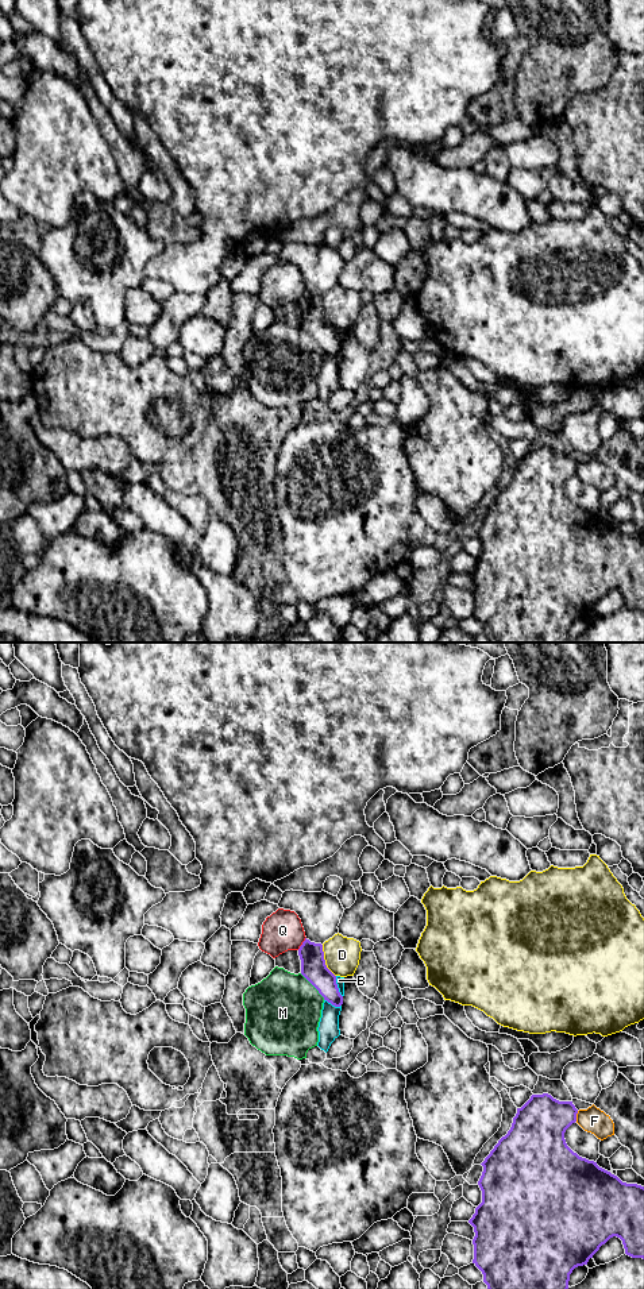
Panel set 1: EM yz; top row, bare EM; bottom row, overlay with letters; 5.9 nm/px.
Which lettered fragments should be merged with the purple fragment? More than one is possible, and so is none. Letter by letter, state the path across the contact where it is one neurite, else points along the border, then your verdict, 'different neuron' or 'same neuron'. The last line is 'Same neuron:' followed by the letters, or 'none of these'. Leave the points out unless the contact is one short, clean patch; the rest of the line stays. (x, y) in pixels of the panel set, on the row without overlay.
B: border yz (335, 328), (335, 335), (342, 348); different neuron
D: border yz (322, 297), (324, 316), (335, 328); different neuron
F: border yz (578, 463), (575, 473); different neuron
M: different neuron
Q: border yz (305, 289), (297, 301); different neuron
Same neuron: none of these

